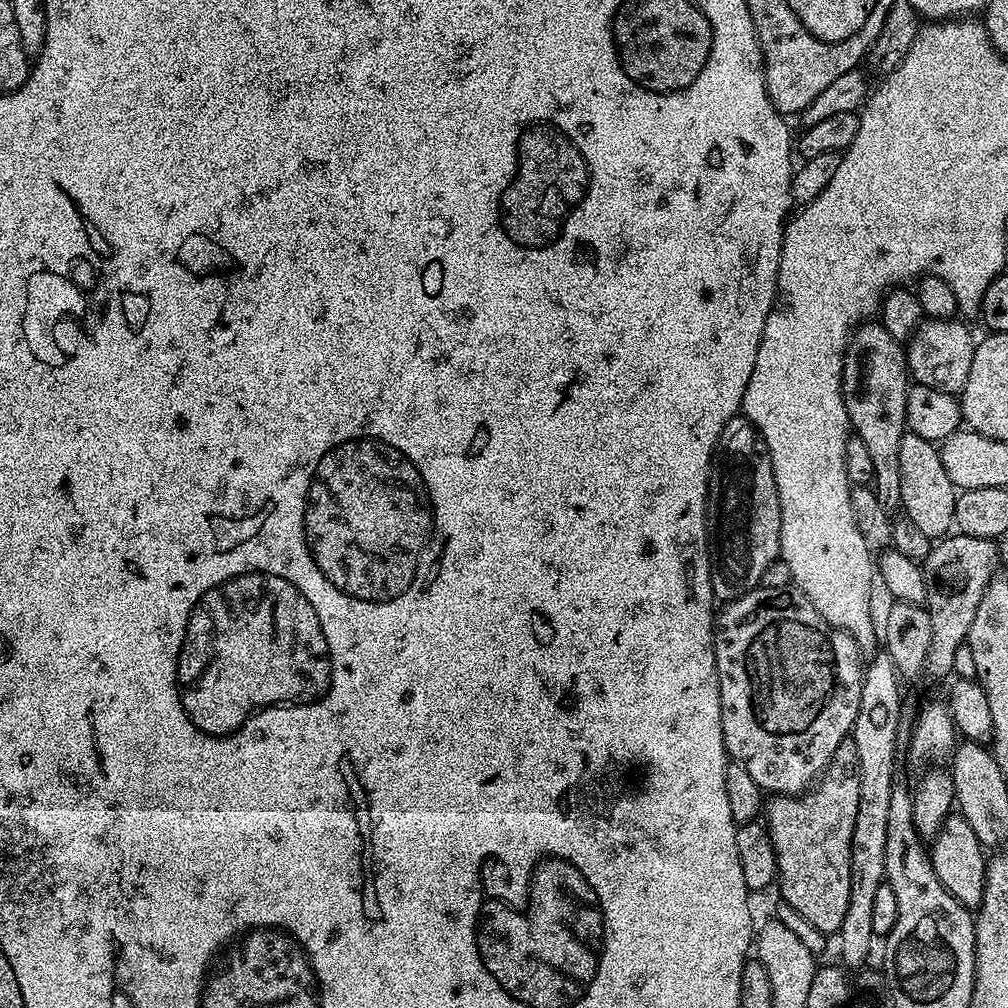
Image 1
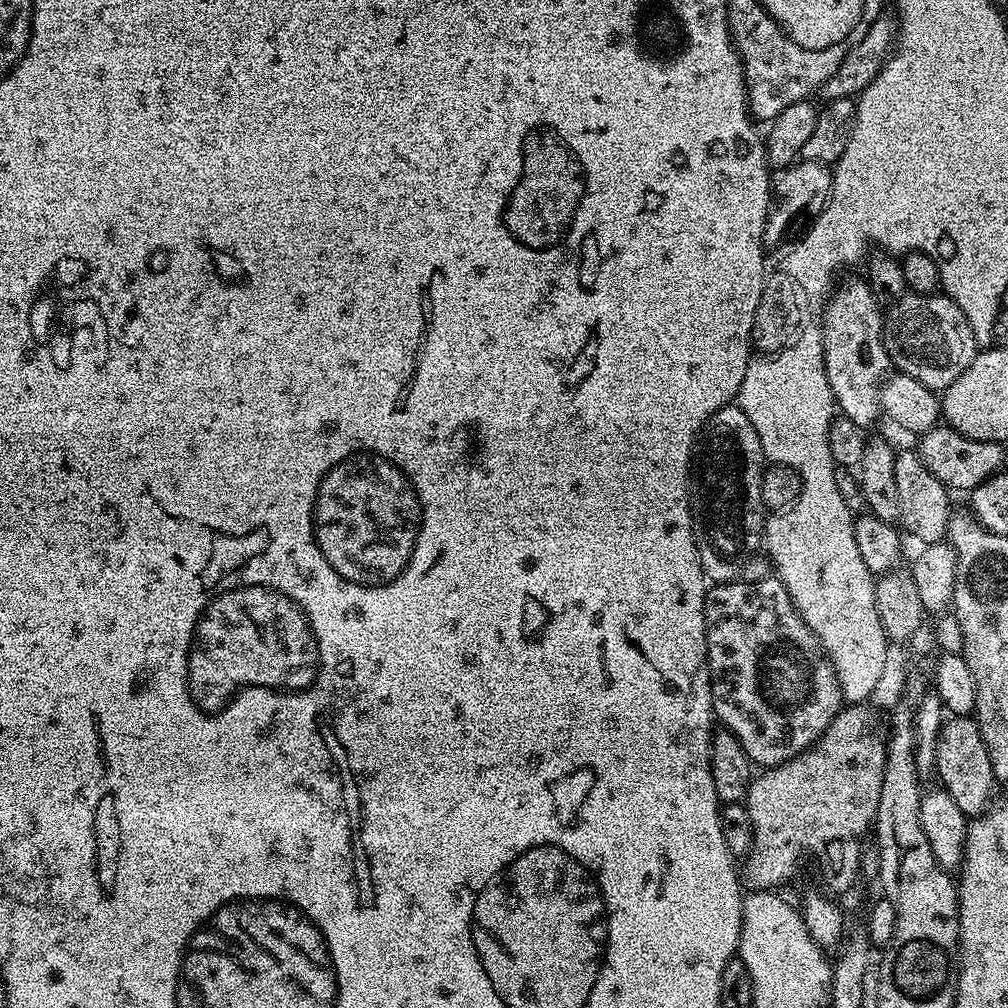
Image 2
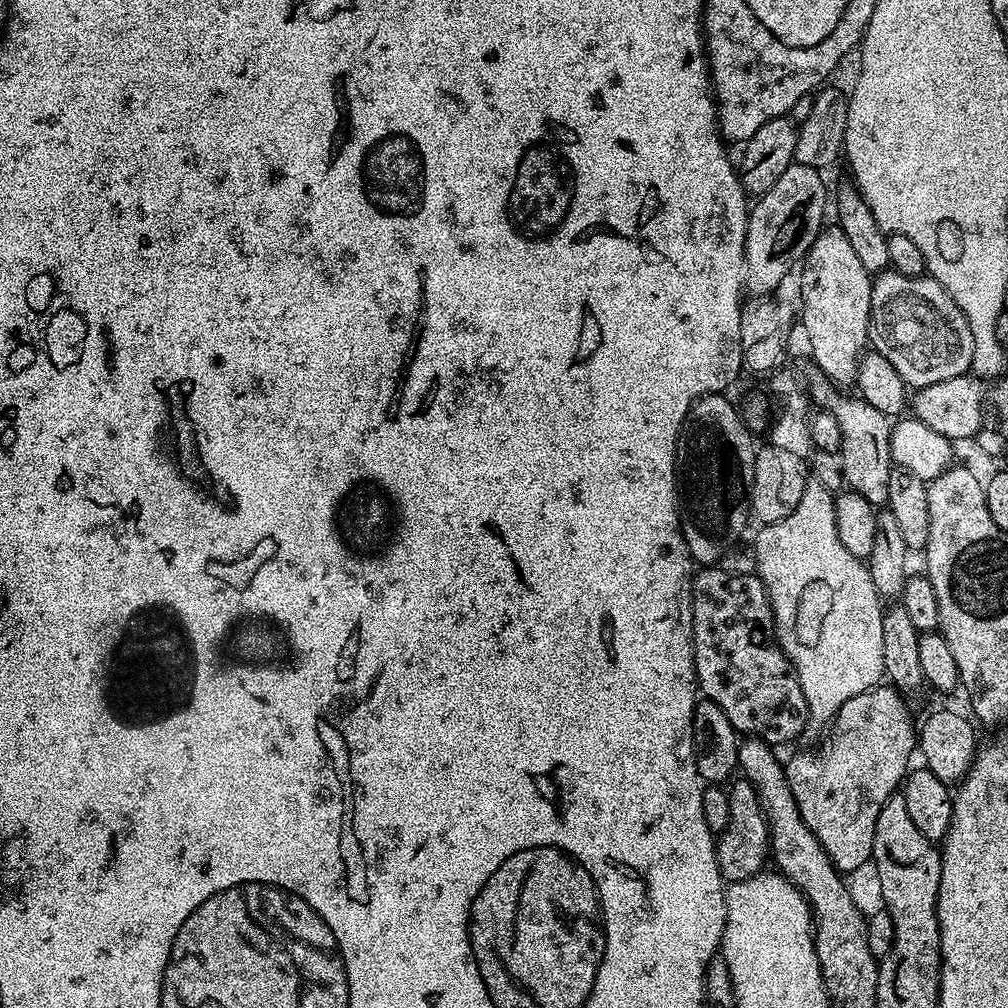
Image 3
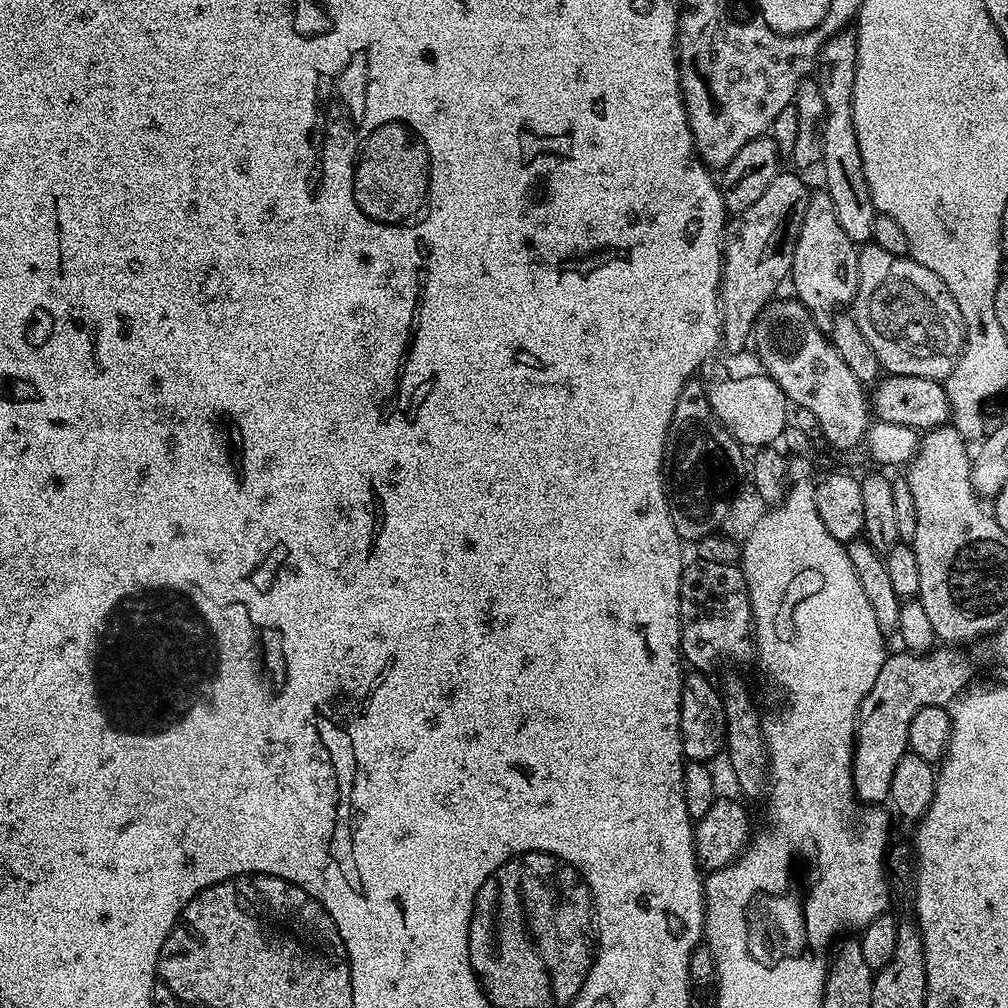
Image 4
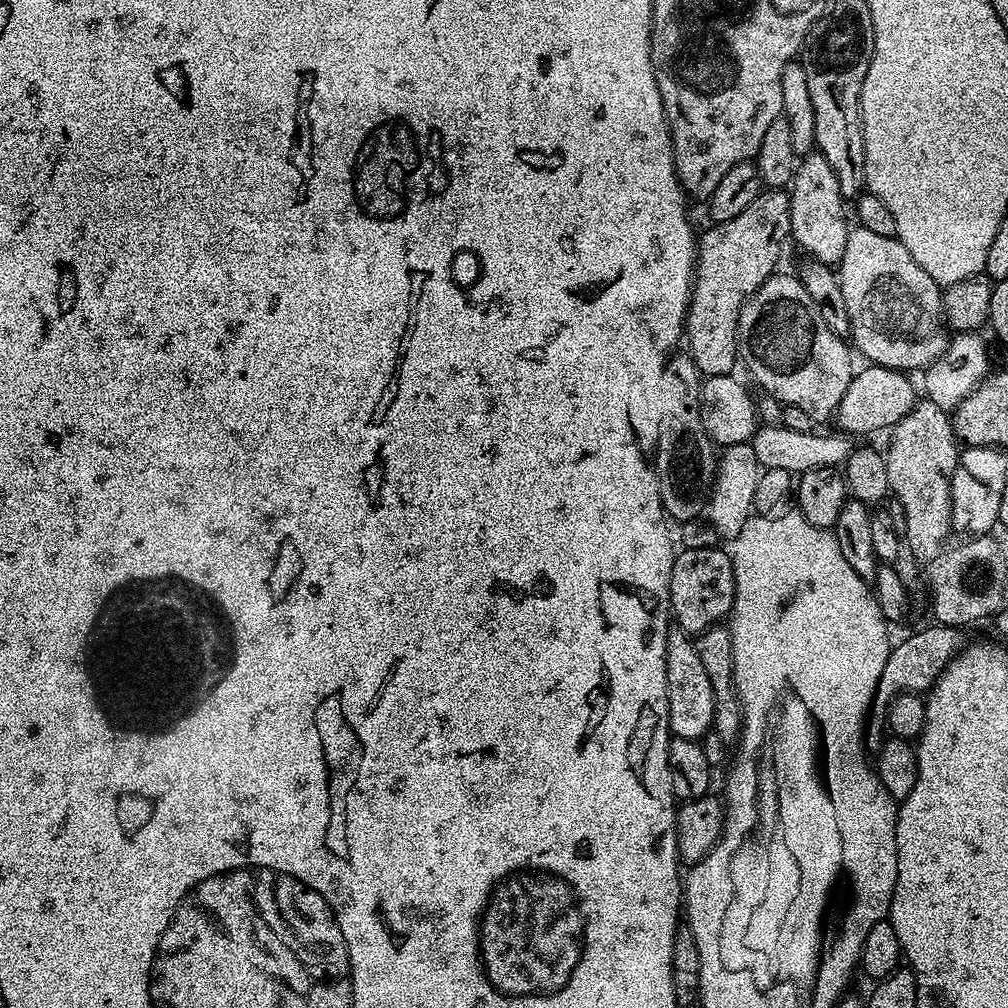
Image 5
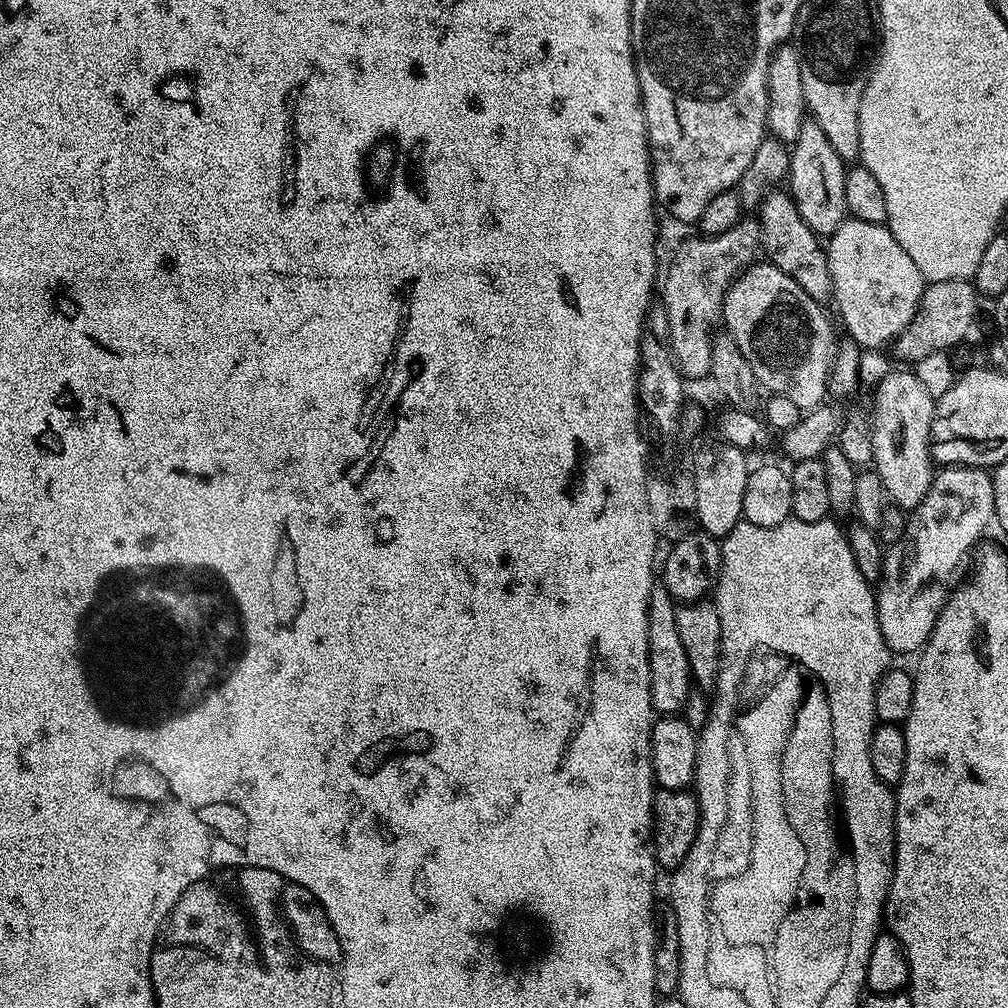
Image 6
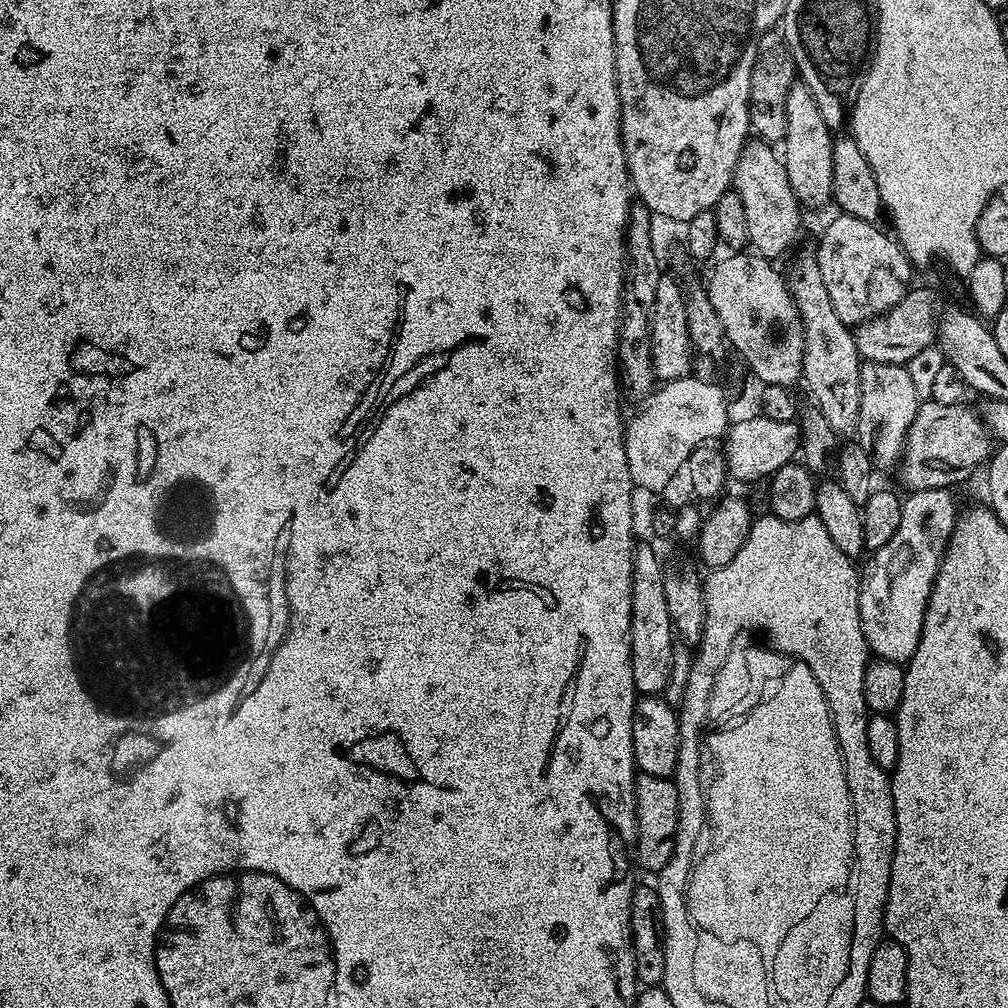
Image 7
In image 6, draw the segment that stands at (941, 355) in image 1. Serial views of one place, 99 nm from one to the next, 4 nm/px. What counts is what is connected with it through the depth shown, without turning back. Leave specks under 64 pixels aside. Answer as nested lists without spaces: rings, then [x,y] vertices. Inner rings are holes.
[[[846,218],[827,237],[826,251],[834,305],[844,319],[844,328],[861,349],[886,349],[907,330],[920,309],[926,281],[910,254],[898,246],[884,224]]]

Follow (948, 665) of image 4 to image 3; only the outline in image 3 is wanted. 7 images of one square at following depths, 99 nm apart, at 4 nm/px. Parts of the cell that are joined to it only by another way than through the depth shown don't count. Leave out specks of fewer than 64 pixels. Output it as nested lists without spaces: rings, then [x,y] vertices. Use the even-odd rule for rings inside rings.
[[[877,686],[862,694],[854,694],[854,698],[845,702],[835,720],[831,721],[827,729],[828,737],[813,752],[800,752],[783,765],[800,817],[818,838],[832,865],[841,874],[856,872],[864,863],[867,865],[871,861],[878,814],[888,799],[897,795],[913,763],[912,752],[914,756],[918,748],[918,724],[916,720],[912,721],[912,712],[907,704],[909,701],[896,688],[884,687]]]

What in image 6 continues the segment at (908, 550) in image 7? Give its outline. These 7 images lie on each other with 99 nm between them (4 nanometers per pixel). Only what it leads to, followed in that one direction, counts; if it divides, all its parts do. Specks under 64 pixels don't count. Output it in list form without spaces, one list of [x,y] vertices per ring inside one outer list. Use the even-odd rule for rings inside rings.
[[[948,466],[933,475],[930,490],[926,490],[922,502],[918,507],[911,509],[906,520],[906,541],[908,540],[908,548],[912,553],[909,554],[904,569],[900,572],[899,554],[889,551],[884,558],[884,575],[880,577],[874,588],[878,626],[882,630],[882,638],[886,642],[889,653],[916,654],[928,643],[938,622],[938,614],[944,609],[944,603],[948,601],[950,585],[953,583],[952,575],[955,574],[956,567],[963,562],[964,555],[968,551],[971,553],[981,543],[980,535],[987,530],[988,523],[990,525],[993,523],[995,514],[992,478],[985,469]]]

